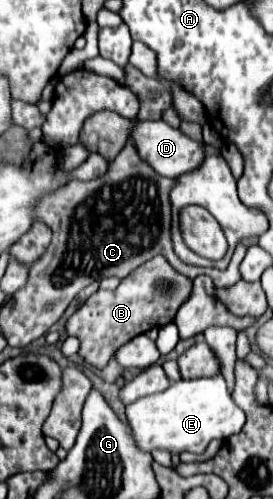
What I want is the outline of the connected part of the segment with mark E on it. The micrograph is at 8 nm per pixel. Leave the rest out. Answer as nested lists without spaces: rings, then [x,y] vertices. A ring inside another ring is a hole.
[[[221,374],[195,380],[179,380],[165,392],[143,396],[127,404],[127,420],[139,448],[151,452],[155,448],[169,450],[171,454],[195,452],[201,454],[211,440],[225,440],[239,434],[245,424],[245,412],[233,402],[229,386]]]

